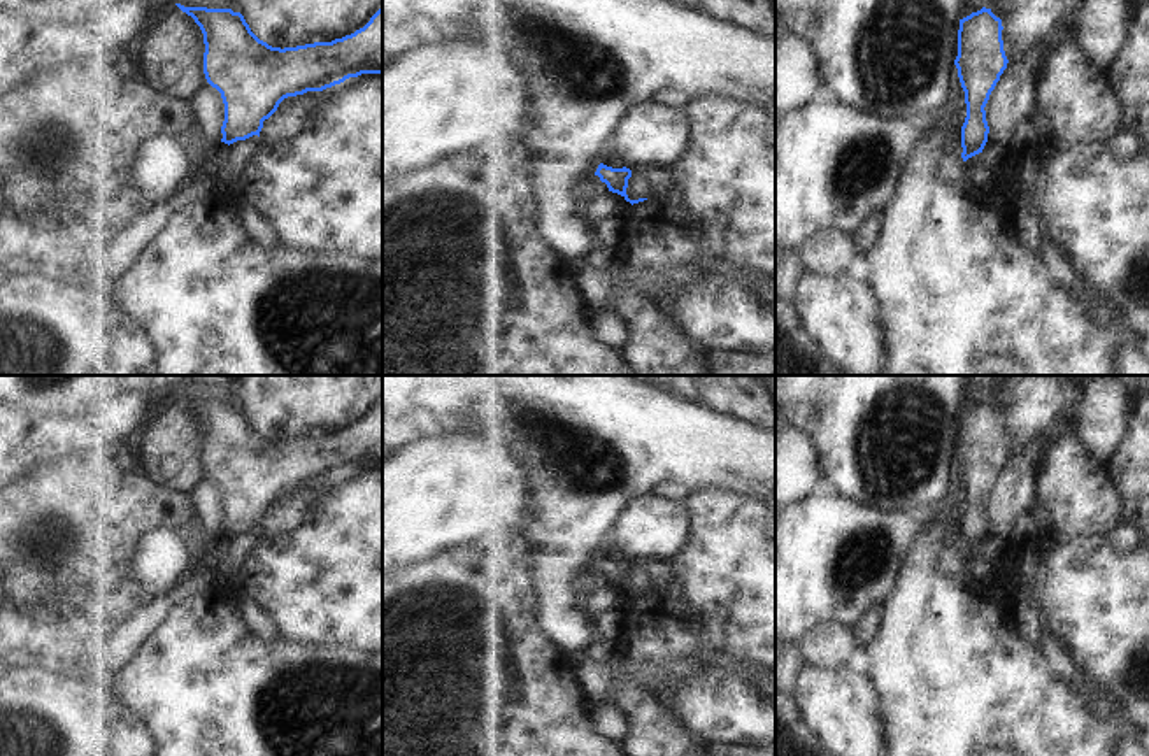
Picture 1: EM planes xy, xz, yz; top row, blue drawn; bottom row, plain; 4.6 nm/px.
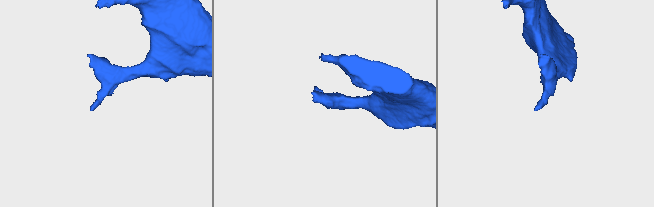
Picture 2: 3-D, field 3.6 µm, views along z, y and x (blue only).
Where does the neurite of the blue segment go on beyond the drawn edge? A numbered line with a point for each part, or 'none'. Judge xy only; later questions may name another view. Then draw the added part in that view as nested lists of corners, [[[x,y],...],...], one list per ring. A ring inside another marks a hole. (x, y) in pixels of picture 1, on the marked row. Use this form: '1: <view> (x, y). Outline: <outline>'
none

